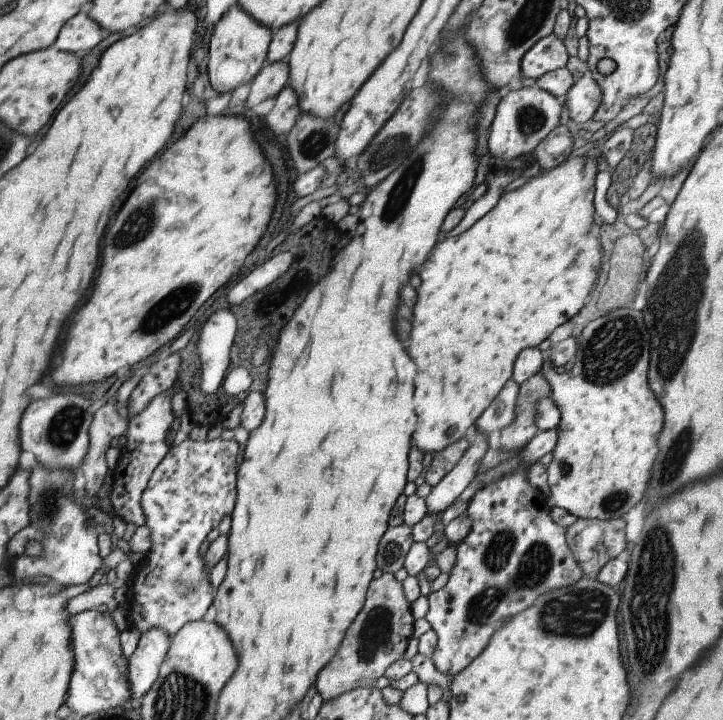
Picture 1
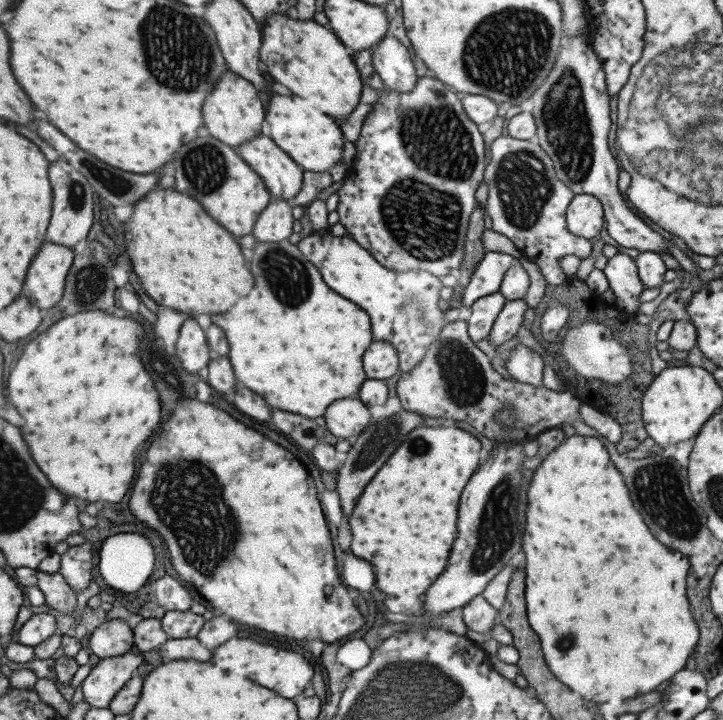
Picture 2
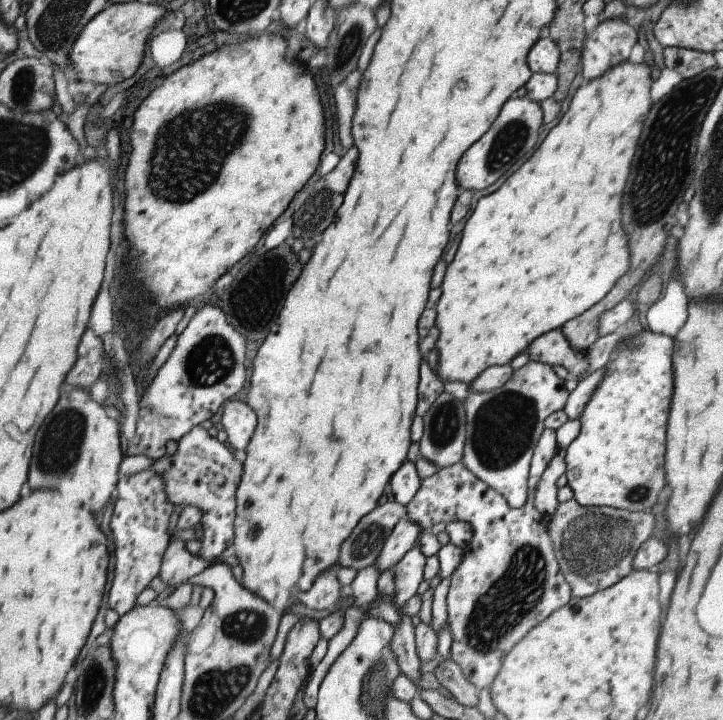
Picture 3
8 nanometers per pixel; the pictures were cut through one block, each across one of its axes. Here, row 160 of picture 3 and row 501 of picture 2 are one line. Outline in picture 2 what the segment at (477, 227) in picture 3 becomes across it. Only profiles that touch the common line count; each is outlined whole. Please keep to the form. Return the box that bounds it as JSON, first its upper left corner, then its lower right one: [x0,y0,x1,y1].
[521,435,699,704]

